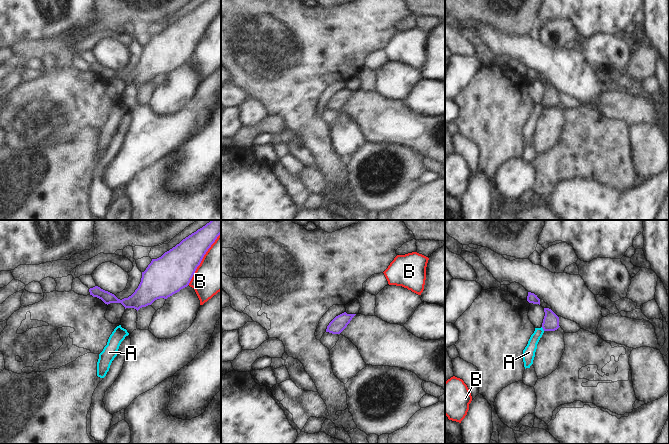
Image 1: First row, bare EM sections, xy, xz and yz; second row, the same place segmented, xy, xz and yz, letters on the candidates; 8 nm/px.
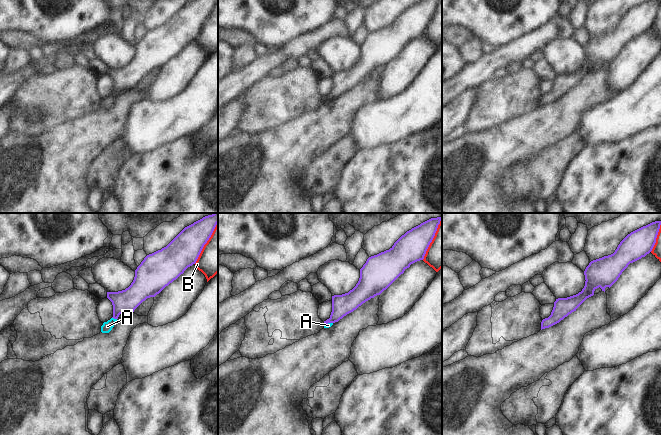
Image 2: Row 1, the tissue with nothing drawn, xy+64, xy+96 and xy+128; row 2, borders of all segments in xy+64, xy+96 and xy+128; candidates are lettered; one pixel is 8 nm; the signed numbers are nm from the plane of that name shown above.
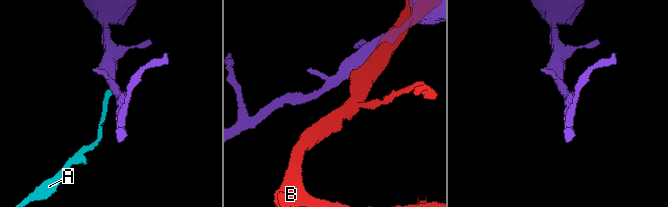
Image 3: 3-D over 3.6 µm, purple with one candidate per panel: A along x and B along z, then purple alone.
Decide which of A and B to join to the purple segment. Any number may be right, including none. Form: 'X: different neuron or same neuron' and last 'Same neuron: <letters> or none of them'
A: different neuron
B: different neuron
Same neuron: none of them

